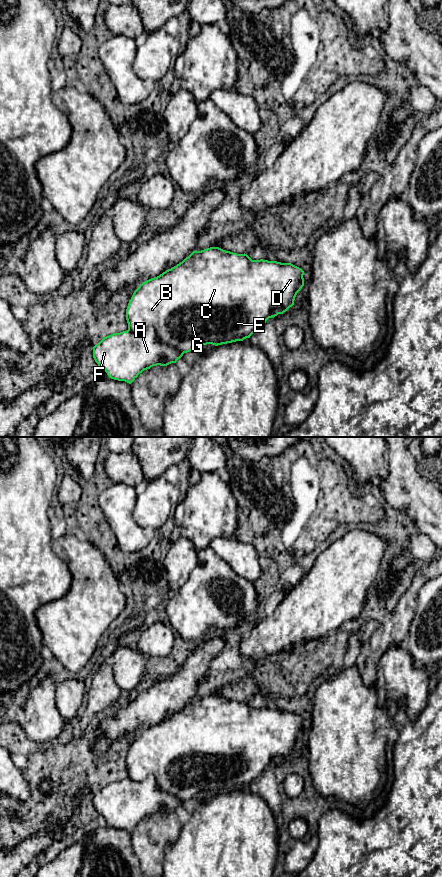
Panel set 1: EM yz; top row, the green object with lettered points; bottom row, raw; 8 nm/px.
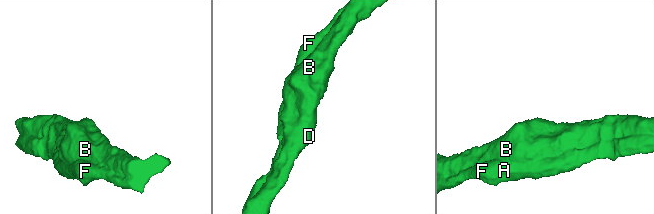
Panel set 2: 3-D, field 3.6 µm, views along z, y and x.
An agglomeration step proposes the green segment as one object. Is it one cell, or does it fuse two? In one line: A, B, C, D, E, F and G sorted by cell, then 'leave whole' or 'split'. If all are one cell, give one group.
A B C D E F G | leave whole

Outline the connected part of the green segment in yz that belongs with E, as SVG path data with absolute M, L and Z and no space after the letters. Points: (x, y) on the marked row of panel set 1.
M210 247L201 251L193 251L182 262L166 270L157 277L151 278L142 284L134 291L131 299L129 300L126 309L126 320L128 323L128 330L120 333L113 333L103 339L93 347L93 358L99 367L105 370L109 378L125 381L131 384L140 373L144 370L150 369L153 366L167 366L171 363L176 363L184 353L190 352L200 345L212 344L215 346L232 343L236 341L243 341L250 336L260 327L262 327L269 318L274 318L278 314L283 314L290 307L294 305L294 300L297 293L304 286L304 271L291 264L281 263L277 261L268 260L252 260L247 254L237 254L230 251L223 250L219 247Z

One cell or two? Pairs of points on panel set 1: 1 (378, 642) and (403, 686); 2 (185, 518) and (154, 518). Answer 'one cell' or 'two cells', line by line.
1: two cells
2: two cells

